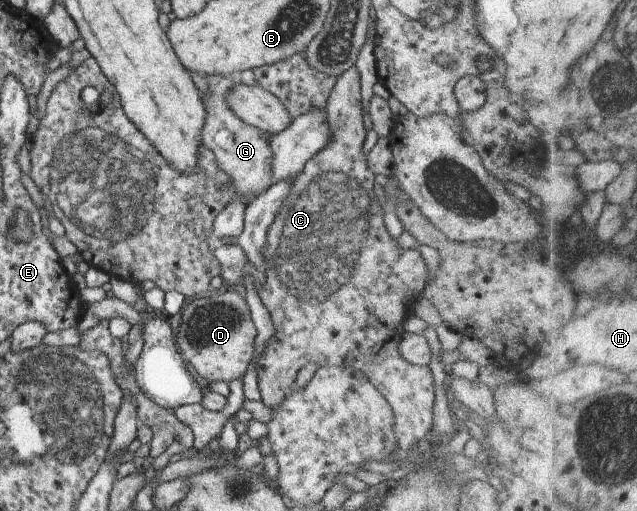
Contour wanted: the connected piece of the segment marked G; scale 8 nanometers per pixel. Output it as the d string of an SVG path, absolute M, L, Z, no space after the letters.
M206 76L203 78L205 82L209 86L210 95L207 98L203 97L203 94L200 93L200 98L202 99L204 108L206 109L206 116L204 121L204 126L202 127L202 132L200 133L200 141L201 145L205 146L210 152L213 152L213 155L215 156L217 165L219 169L222 169L224 171L224 174L227 174L230 177L230 181L228 185L233 186L236 190L234 195L232 196L232 201L236 200L237 198L245 198L246 203L245 205L248 205L248 203L253 199L257 198L259 194L262 194L269 186L271 186L270 183L270 150L268 146L269 139L263 138L262 133L260 130L258 130L256 127L247 125L246 123L243 123L227 106L224 102L224 95L228 92L228 89L234 84L234 81L237 80L235 76L229 77L229 76Z

